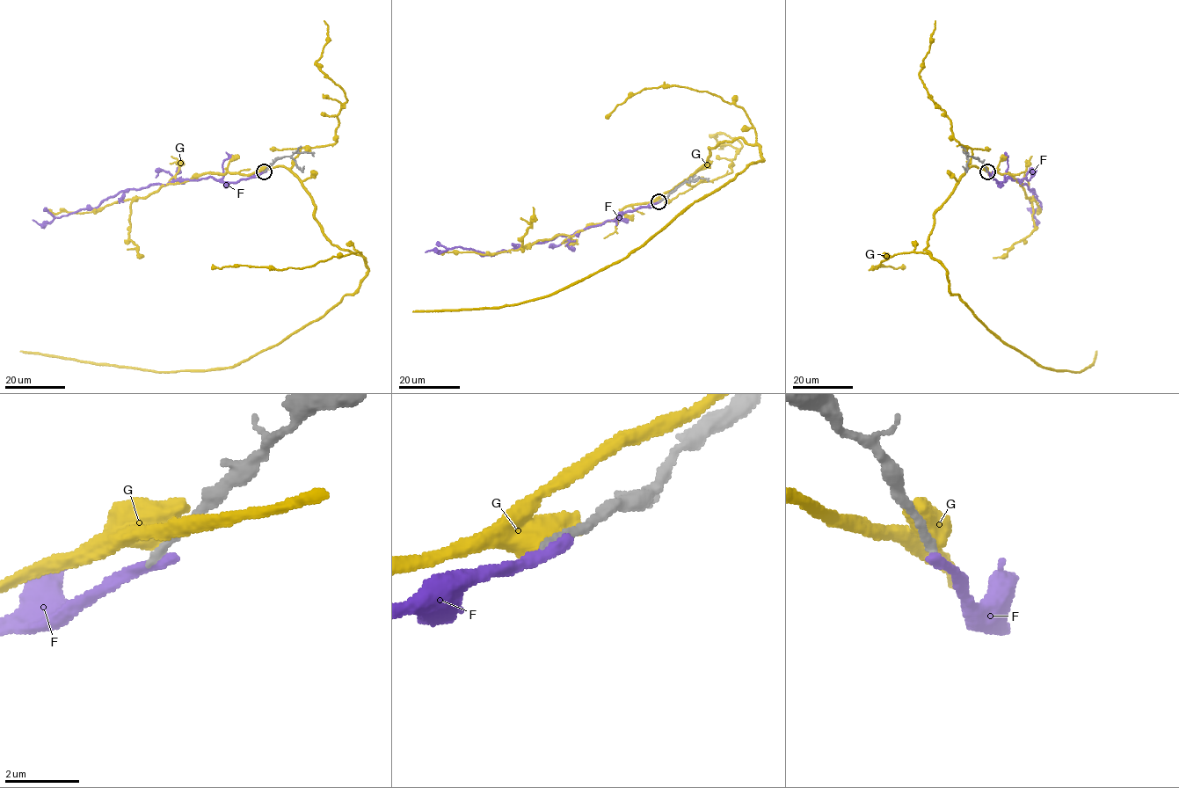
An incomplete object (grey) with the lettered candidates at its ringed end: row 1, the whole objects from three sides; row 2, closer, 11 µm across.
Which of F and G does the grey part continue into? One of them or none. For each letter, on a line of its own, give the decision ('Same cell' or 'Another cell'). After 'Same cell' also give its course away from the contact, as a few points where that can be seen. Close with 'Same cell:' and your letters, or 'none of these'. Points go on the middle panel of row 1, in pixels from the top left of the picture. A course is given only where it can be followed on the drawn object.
F: Another cell
G: Another cell
Same cell: none of these

